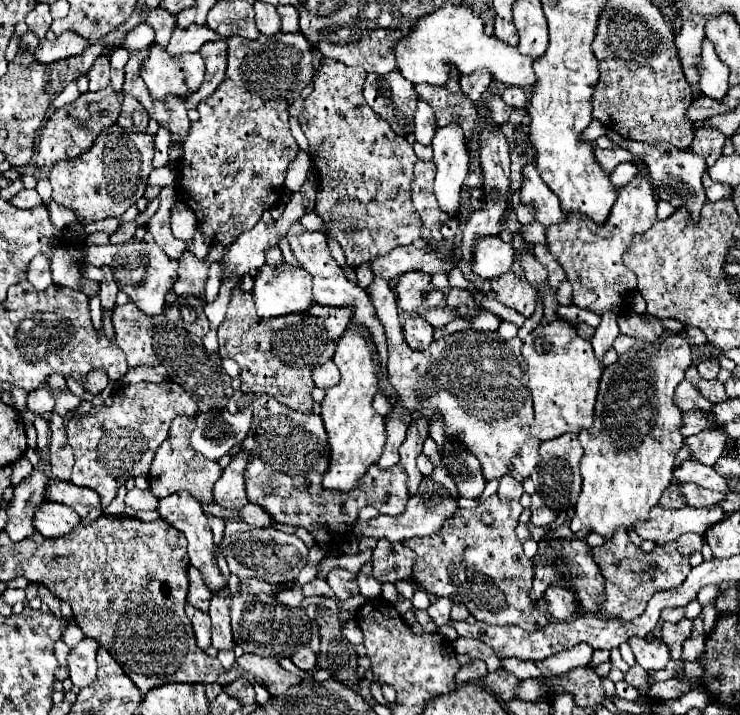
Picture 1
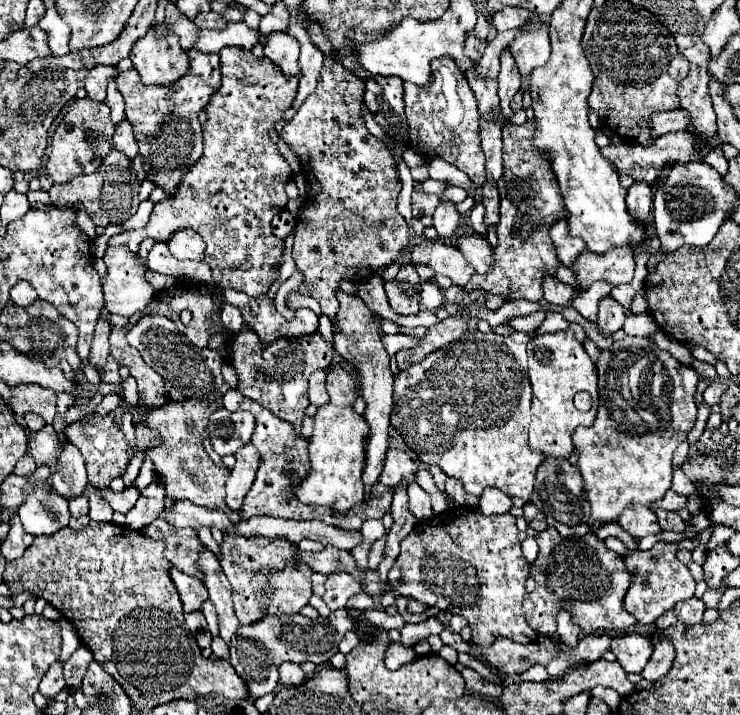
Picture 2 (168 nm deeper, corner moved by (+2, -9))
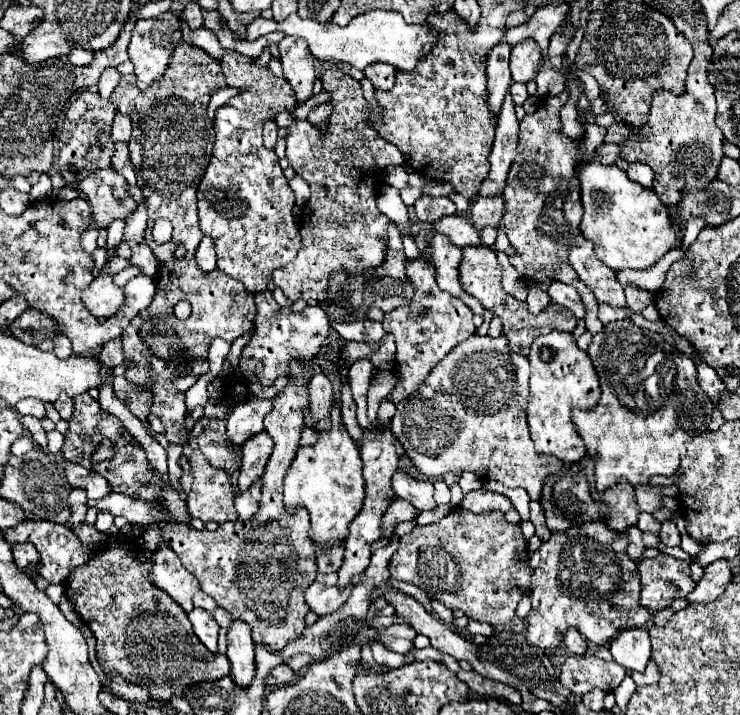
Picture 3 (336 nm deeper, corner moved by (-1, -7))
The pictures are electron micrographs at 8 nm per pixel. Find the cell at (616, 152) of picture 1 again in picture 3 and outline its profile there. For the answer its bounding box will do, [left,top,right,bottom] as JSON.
[598,143,620,165]

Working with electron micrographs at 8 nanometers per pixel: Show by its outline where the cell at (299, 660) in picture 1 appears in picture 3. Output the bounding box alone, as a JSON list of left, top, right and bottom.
[266,665,294,687]

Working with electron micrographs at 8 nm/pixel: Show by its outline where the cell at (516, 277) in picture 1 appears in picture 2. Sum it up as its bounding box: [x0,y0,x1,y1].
[470,121,567,301]

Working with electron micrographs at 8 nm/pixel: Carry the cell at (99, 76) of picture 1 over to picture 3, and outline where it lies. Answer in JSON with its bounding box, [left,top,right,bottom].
[98,69,120,99]

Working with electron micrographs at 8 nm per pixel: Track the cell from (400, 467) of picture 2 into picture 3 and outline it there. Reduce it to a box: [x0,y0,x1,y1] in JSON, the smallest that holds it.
[392,471,434,511]

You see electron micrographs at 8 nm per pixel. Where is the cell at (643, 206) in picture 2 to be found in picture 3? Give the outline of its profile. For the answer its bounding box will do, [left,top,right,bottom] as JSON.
[626,163,654,189]

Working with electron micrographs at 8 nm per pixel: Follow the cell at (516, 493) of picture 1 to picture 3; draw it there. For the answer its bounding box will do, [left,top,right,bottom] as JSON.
[460,489,514,513]

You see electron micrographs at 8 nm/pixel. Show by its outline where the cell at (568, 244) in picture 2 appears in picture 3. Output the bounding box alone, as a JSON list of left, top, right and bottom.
[568,237,624,307]

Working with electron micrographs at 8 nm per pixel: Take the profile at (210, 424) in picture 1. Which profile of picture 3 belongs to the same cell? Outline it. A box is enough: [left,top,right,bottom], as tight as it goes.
[226,399,272,445]

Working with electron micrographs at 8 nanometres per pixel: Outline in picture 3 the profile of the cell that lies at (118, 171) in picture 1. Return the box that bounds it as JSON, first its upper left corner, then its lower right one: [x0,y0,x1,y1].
[78,167,134,229]

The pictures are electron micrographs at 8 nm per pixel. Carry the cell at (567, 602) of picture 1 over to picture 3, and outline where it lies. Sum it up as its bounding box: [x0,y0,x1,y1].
[564,629,588,655]

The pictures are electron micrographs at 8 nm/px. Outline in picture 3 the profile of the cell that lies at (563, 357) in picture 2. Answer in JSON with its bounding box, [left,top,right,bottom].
[526,331,600,463]

